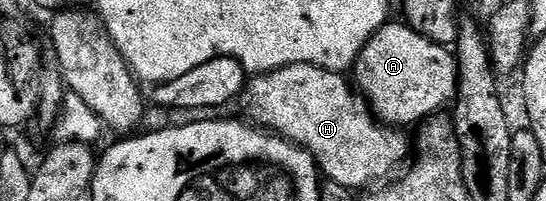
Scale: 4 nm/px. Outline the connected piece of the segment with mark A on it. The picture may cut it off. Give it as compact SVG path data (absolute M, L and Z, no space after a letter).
M398 23L384 24L381 30L377 30L377 34L373 34L373 38L369 38L369 42L355 59L353 80L376 120L388 126L407 126L403 124L415 126L428 120L430 116L442 113L446 109L443 107L446 104L448 107L454 101L459 81L459 68L455 64L450 47L429 42L429 38L417 34L413 29L408 28L406 23Z

